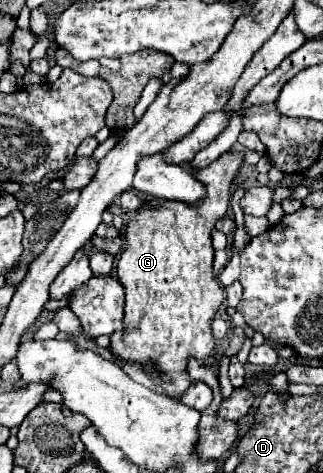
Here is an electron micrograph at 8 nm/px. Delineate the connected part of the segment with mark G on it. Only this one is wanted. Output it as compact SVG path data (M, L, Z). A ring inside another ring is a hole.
M224 153L206 169L194 173L194 177L200 179L208 189L206 199L200 205L152 199L158 205L156 211L140 209L136 215L128 219L128 229L126 229L128 247L122 251L116 263L118 279L126 289L126 307L124 307L124 329L116 331L110 337L110 351L120 361L150 367L152 371L148 375L156 385L156 389L162 391L166 397L174 397L178 401L182 393L192 385L188 377L190 357L194 357L200 365L206 365L210 363L210 357L214 357L216 353L210 323L224 299L224 289L218 285L212 269L214 263L212 229L218 219L226 217L226 211L230 207L230 185L242 163L244 163L242 153Z

